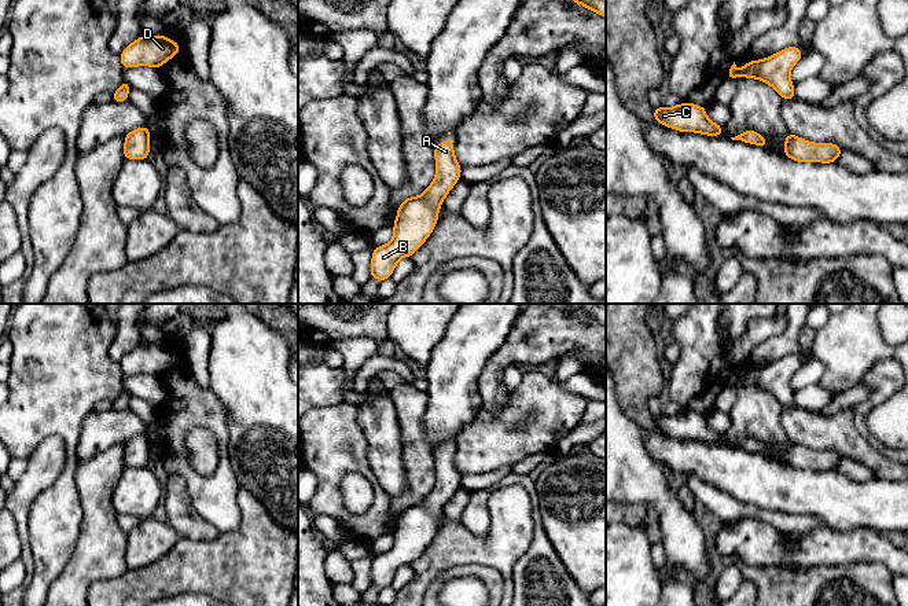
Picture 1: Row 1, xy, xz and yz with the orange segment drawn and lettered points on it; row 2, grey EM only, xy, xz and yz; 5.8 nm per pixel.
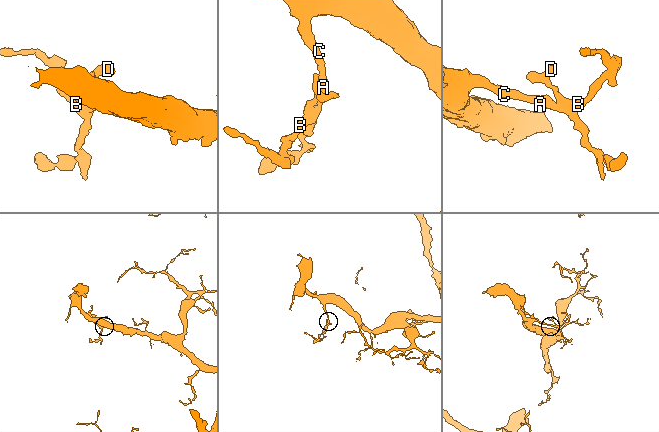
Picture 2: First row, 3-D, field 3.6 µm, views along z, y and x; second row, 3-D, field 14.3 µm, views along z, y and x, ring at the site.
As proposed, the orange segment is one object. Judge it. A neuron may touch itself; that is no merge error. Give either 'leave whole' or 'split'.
leave whole

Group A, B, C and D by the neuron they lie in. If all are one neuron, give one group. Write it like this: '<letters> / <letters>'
A B C D

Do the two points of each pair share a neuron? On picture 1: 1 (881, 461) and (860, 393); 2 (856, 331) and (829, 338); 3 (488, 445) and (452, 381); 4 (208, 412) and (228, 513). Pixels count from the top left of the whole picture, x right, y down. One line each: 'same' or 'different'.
1: different
2: same
3: different
4: same

